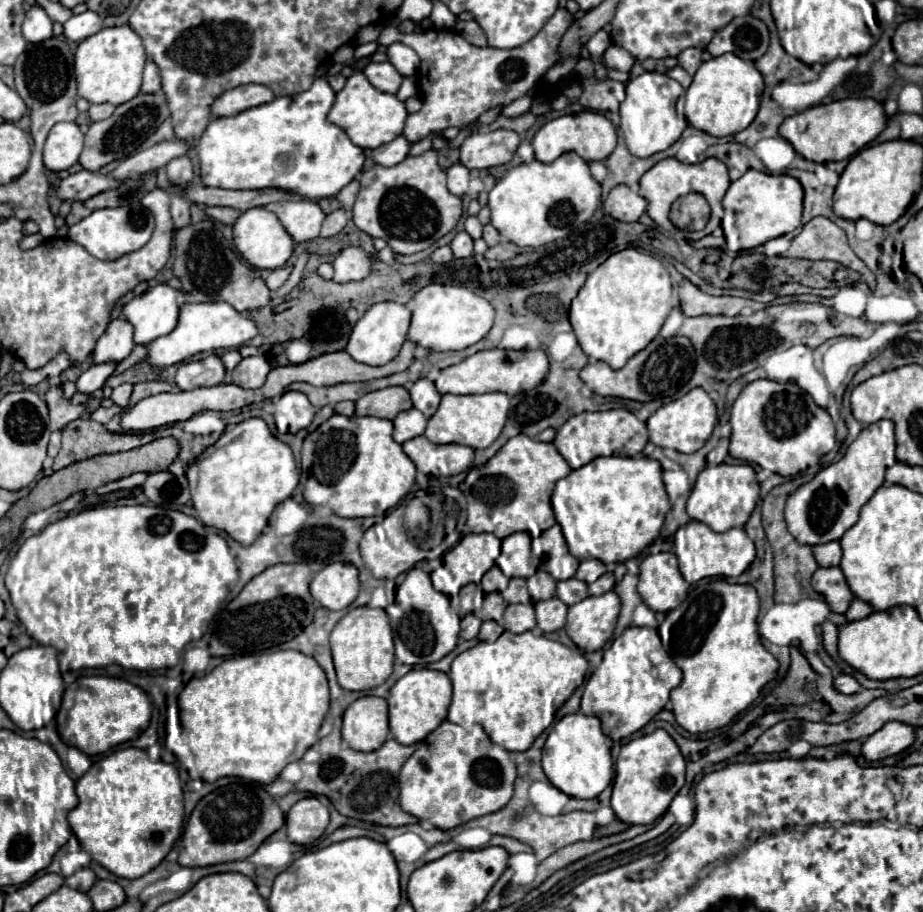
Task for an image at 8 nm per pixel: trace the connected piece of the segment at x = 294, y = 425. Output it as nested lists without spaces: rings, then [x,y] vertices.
[[[286,391],[274,409],[276,427],[280,433],[298,433],[312,423],[316,409],[310,405],[308,397],[300,391]]]

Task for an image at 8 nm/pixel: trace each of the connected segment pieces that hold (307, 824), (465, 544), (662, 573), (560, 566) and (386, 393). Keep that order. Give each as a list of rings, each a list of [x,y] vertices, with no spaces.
[[[316,797],[300,799],[286,815],[288,839],[298,845],[316,841],[324,833],[326,825],[328,825],[328,809]]]
[[[492,533],[480,535],[464,535],[446,555],[443,556],[442,566],[430,574],[433,587],[448,596],[454,596],[468,583],[480,583],[482,575],[494,565],[496,557],[500,555],[502,540],[492,537]]]
[[[672,551],[648,555],[640,563],[638,593],[642,601],[660,613],[676,609],[688,595],[688,583],[678,571],[678,561]]]
[[[560,525],[546,529],[532,541],[532,563],[536,569],[544,569],[556,581],[574,577],[580,561],[570,555]]]
[[[386,387],[366,393],[356,401],[356,415],[372,415],[382,419],[394,419],[400,411],[412,409],[410,393],[404,387]]]

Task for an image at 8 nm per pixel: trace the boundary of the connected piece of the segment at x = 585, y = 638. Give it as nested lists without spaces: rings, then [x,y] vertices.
[[[614,591],[600,597],[586,597],[568,607],[568,637],[582,651],[598,651],[612,637],[620,613],[620,599]]]

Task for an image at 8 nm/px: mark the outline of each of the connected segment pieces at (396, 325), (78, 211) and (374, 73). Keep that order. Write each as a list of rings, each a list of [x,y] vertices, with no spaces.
[[[391,301],[376,303],[354,325],[346,351],[360,363],[386,365],[390,359],[394,359],[398,355],[402,343],[406,341],[408,325],[410,325],[410,311],[404,305]]]
[[[74,201],[74,203],[72,203],[72,211],[70,211],[70,215],[66,217],[66,225],[74,225],[74,223],[82,221],[82,219],[88,217],[90,213],[92,213],[92,211],[90,211],[88,207],[84,207],[84,203]]]
[[[384,61],[384,63],[370,63],[364,69],[364,75],[368,77],[368,81],[378,91],[384,91],[384,93],[396,93],[400,83],[402,83],[402,75],[388,61]]]

